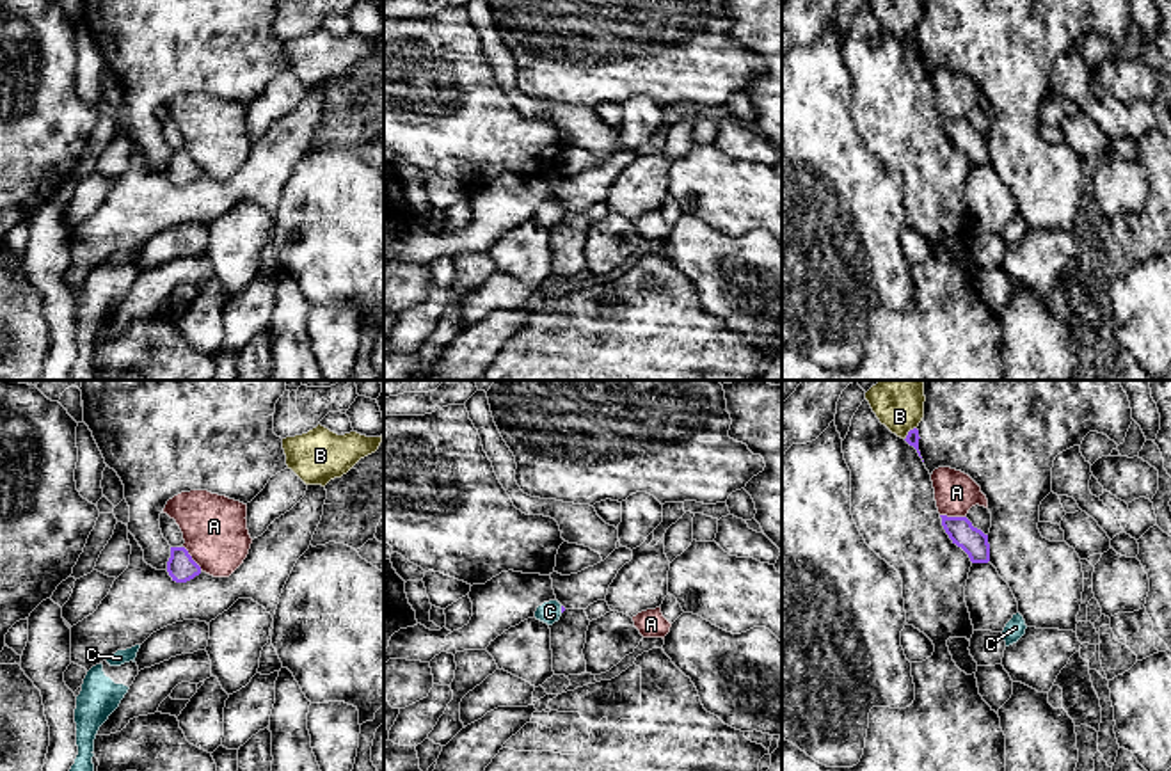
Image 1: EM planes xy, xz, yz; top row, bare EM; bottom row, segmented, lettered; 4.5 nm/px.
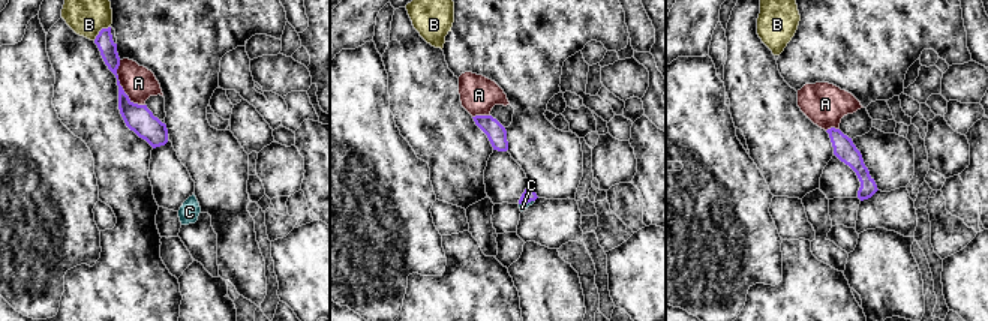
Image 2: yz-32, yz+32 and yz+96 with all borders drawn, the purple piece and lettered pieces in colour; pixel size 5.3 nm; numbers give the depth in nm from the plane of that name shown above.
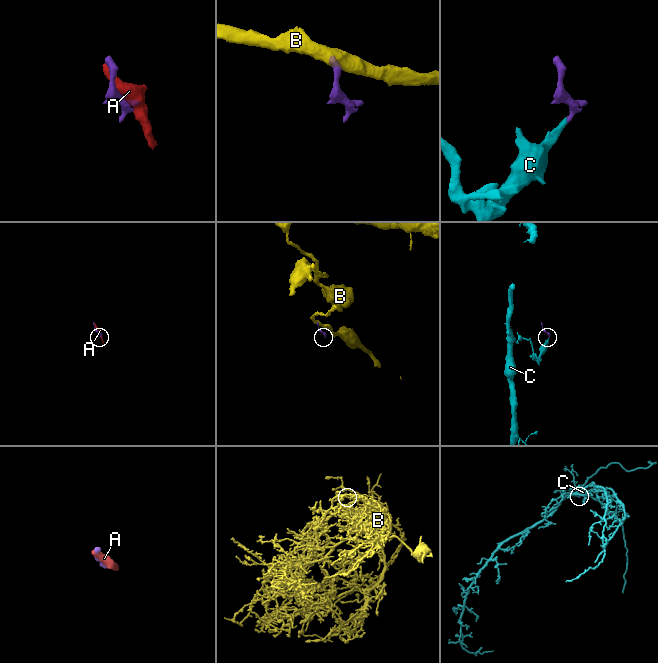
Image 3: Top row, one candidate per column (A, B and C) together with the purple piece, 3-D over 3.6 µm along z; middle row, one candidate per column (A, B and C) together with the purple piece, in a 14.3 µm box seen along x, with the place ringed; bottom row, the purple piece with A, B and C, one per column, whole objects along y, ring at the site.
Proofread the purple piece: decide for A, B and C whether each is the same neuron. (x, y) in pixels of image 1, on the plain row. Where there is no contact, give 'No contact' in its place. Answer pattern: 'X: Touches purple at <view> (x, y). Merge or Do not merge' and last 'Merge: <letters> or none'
A: Touches purple at yz (953, 119). Do not merge
B: Touches purple at yz (908, 34). Do not merge
C: Touches purple at xz (562, 212). Merge
Merge: C

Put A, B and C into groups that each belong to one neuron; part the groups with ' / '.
A / B / C

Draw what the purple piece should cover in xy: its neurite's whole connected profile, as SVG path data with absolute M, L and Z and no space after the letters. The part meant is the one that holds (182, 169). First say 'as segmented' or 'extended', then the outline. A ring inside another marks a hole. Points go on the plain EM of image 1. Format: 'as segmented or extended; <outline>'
as segmented; M171 149L167 174L176 185L187 185L201 176L201 169L192 162L185 149Z

